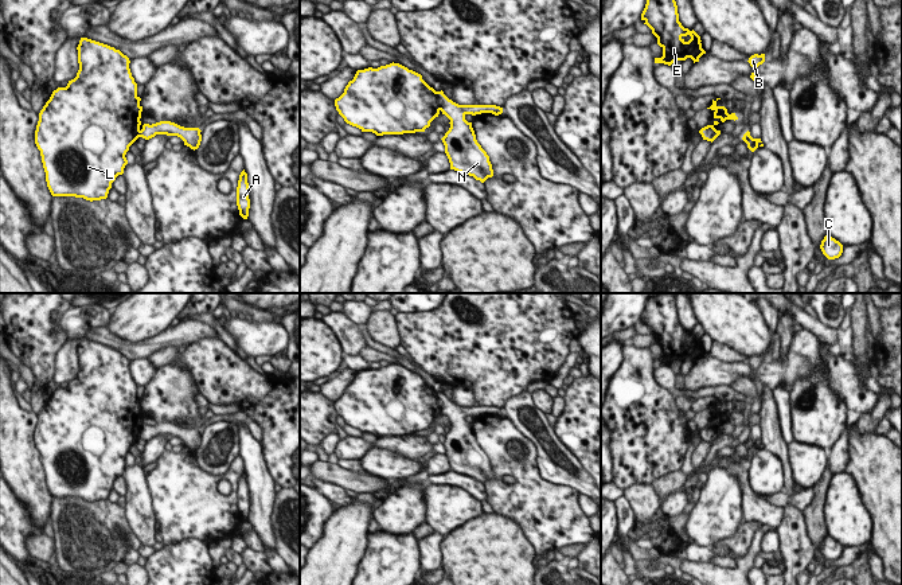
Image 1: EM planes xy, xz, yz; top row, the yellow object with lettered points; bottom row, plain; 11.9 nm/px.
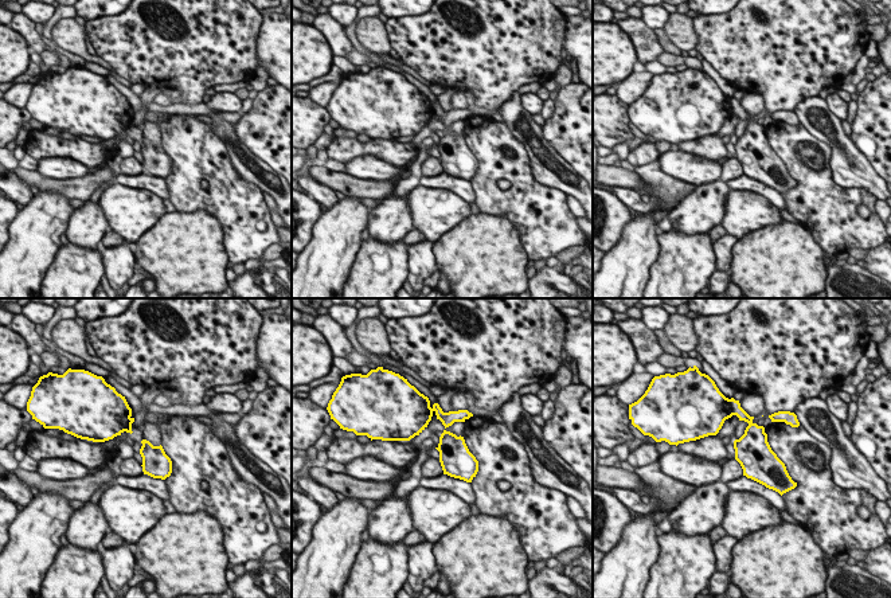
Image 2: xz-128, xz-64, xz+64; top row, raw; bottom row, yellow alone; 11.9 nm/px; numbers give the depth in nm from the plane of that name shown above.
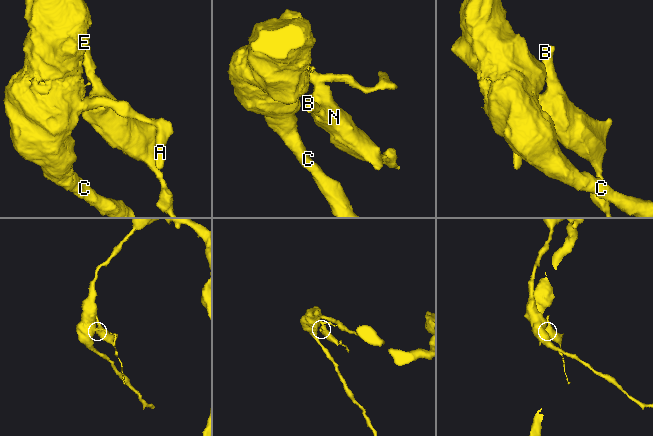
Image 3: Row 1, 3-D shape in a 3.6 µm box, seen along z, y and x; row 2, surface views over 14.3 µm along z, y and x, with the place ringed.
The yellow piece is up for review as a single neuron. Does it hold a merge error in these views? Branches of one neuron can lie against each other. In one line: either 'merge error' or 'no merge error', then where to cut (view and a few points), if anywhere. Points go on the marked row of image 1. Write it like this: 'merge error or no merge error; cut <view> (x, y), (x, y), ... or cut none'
merge error; cut xz (436, 92), (441, 109)

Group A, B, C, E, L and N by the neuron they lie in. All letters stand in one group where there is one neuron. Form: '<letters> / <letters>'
A B N / C E L

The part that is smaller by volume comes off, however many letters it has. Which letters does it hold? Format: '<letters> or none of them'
A, B, N

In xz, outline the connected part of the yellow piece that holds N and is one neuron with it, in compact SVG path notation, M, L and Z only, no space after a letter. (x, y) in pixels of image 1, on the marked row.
M437 91L441 112L450 120L450 128L441 139L450 169L473 176L484 183L493 176L489 156L476 140L472 122L465 120L466 114L492 113L499 116L503 108L496 105L458 105L449 100L444 91Z

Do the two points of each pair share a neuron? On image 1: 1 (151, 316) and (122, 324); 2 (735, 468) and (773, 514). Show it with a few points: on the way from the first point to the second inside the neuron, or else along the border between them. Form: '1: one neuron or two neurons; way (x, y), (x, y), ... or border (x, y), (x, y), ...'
1: one neuron; way (144, 316), (129, 320)
2: one neuron; way (744, 482), (748, 495), (760, 507)

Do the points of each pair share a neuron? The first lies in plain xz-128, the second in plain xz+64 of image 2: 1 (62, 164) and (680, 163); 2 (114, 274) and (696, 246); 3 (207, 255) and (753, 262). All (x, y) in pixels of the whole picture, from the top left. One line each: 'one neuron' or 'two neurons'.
1: one neuron
2: two neurons
3: one neuron

